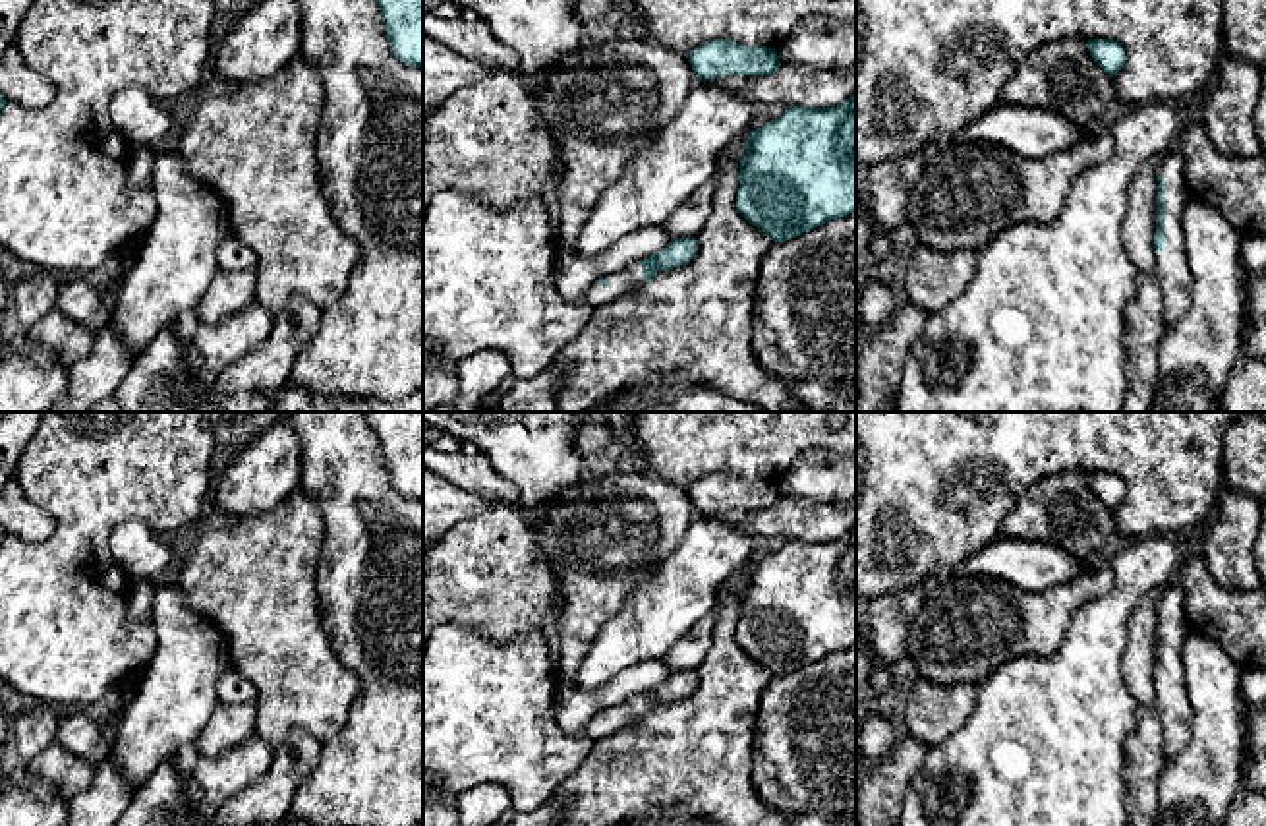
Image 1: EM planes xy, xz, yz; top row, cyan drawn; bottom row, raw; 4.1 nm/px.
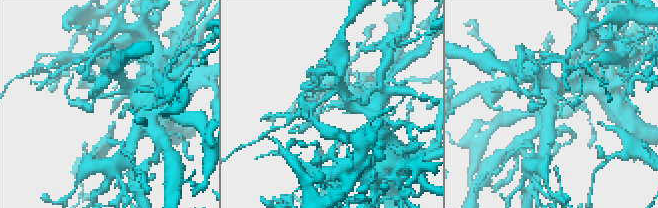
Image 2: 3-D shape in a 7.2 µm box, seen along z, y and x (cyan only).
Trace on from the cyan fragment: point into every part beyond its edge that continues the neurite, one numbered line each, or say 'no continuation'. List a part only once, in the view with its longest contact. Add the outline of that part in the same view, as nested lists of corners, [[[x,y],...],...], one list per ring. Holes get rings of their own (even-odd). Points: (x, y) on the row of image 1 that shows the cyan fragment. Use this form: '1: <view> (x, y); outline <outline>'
1: yz (1172, 271); outline [[[1177,143],[1165,149],[1158,174],[1165,180],[1165,251],[1156,253],[1154,277],[1162,290],[1165,325],[1171,329],[1187,315],[1193,300],[1193,277],[1181,234],[1189,190]]]

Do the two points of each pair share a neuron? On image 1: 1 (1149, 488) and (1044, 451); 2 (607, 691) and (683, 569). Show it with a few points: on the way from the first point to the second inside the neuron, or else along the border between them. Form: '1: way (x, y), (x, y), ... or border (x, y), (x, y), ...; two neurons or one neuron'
1: way (1123, 463), (1112, 451), (1069, 451); one neuron
2: border (660, 658), (627, 666), (594, 689), (575, 683); two neurons

